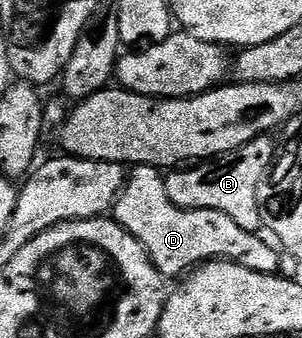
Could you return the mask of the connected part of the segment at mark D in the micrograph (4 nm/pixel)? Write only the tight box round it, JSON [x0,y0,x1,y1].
[113,165,280,277]

